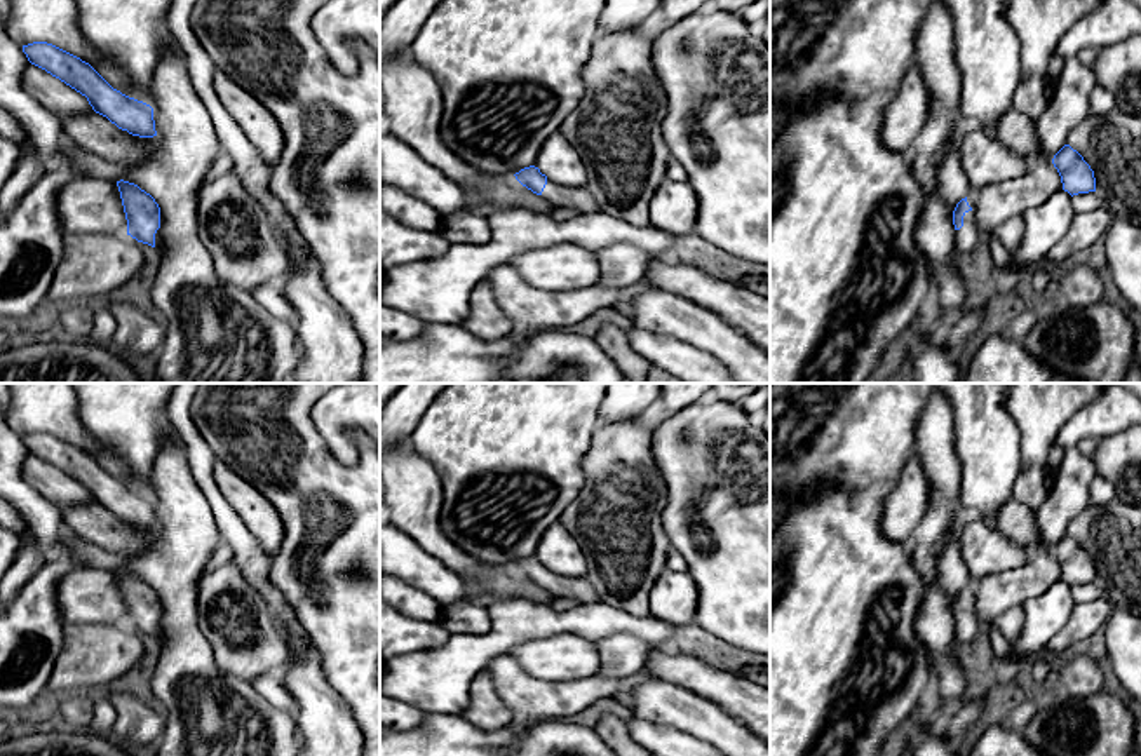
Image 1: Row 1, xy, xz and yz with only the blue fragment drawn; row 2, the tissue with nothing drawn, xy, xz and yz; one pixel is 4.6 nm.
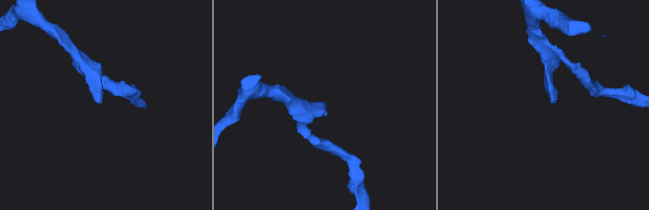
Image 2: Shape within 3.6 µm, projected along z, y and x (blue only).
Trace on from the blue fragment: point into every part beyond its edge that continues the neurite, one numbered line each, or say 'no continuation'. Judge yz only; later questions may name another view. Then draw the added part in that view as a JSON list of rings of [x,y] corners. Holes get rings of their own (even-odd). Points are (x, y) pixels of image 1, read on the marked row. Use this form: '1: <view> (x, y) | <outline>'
1: yz (967, 237) | [[[969,195],[967,202],[972,209],[965,213],[963,226],[955,233],[956,254],[963,256],[970,254],[976,249],[979,239],[982,237],[976,223],[976,199]]]

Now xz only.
1: xz (558, 195) | [[[547,179],[542,197],[559,209],[575,209],[578,214],[598,211],[598,204],[587,192],[587,188],[568,188]]]

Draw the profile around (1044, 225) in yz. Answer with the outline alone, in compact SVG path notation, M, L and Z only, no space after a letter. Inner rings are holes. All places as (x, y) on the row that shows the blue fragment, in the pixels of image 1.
M1059 190L1040 206L1030 207L1023 214L1023 237L1010 251L1014 265L1031 265L1047 258L1050 247L1057 244L1073 221L1071 195Z

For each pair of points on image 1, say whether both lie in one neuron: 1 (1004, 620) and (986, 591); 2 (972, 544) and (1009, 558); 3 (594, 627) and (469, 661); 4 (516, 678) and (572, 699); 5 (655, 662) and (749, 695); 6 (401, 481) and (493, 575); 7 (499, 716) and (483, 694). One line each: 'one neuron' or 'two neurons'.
1: two neurons
2: one neuron
3: one neuron
4: one neuron
5: one neuron
6: one neuron
7: one neuron

